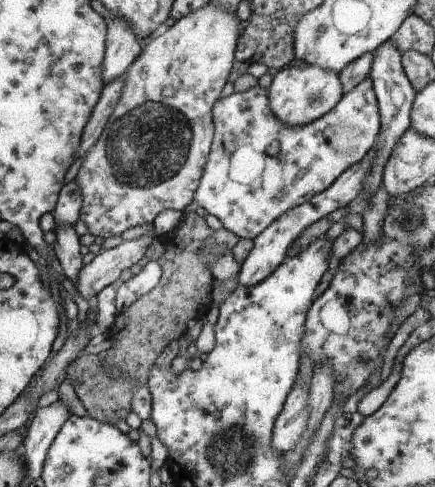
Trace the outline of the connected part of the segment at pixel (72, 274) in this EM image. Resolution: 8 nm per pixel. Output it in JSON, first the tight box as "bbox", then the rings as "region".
{"bbox":[52,225,84,284],"region":[[[55,225],[54,233],[56,241],[52,245],[60,266],[64,270],[64,275],[77,284],[79,271],[84,267],[83,254],[81,254],[81,240],[79,234],[75,232],[73,225],[65,225],[57,228]]]}

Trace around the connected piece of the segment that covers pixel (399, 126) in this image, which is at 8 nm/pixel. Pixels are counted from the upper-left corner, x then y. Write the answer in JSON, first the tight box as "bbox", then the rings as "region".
{"bbox":[349,40,416,214],"region":[[[389,40],[377,46],[373,52],[373,64],[370,77],[373,79],[373,90],[379,106],[379,133],[376,136],[375,148],[376,158],[374,159],[374,168],[369,175],[368,182],[360,195],[353,199],[349,204],[349,214],[361,213],[367,208],[368,192],[377,188],[382,181],[382,170],[388,161],[393,148],[396,146],[397,139],[407,130],[410,124],[412,102],[416,98],[416,92],[411,87],[409,80],[400,63],[400,54],[396,46]]]}

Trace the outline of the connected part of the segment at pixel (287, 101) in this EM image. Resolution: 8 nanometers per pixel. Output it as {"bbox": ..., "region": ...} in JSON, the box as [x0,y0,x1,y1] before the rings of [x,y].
{"bbox":[269,64,345,126],"region":[[[291,64],[281,69],[272,79],[269,87],[273,112],[287,126],[304,125],[319,120],[331,112],[345,96],[345,87],[339,73],[309,64],[306,66]]]}

